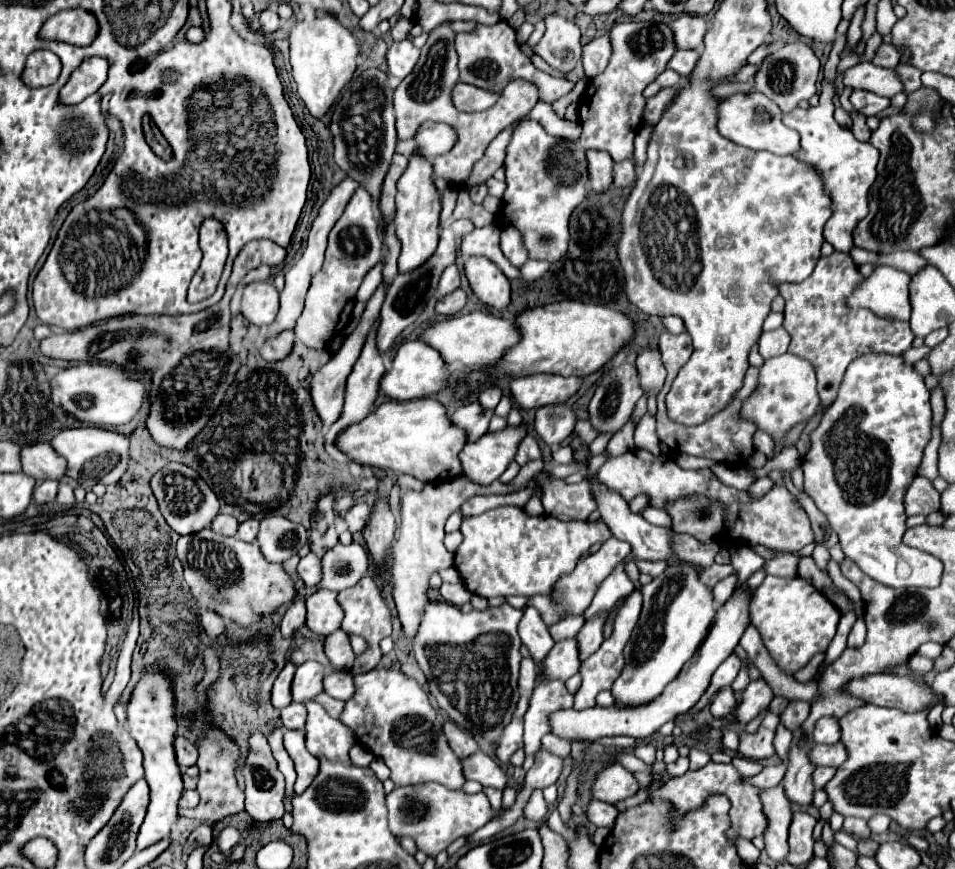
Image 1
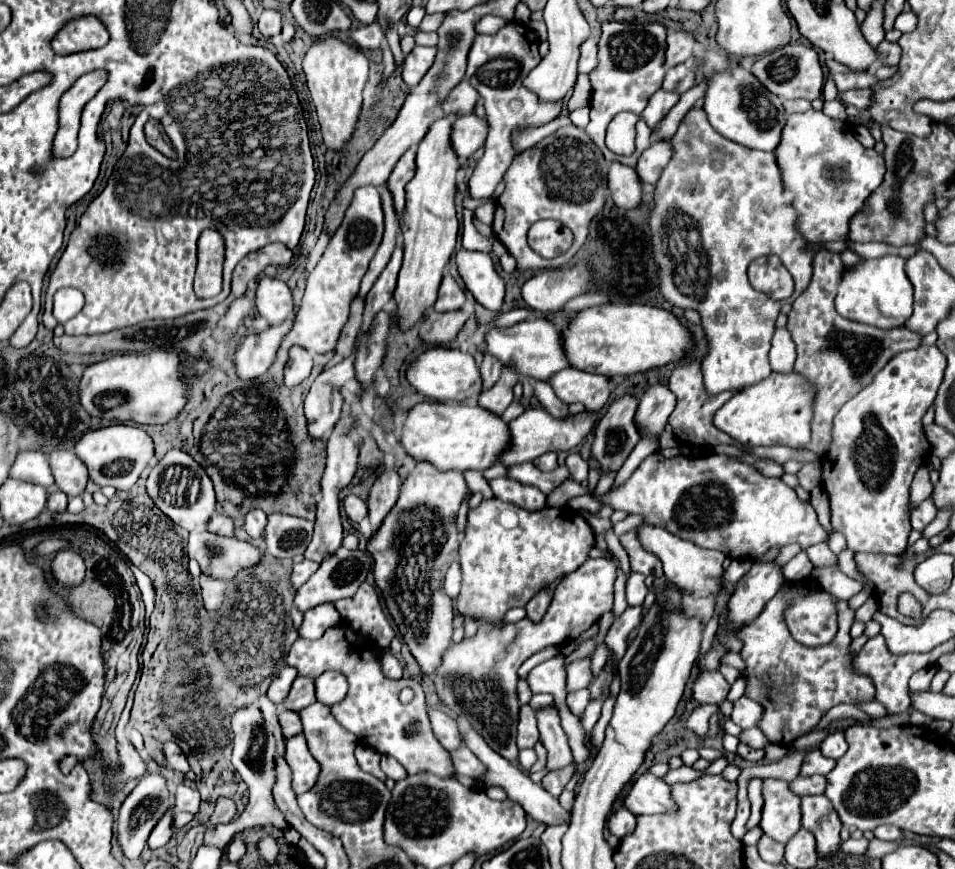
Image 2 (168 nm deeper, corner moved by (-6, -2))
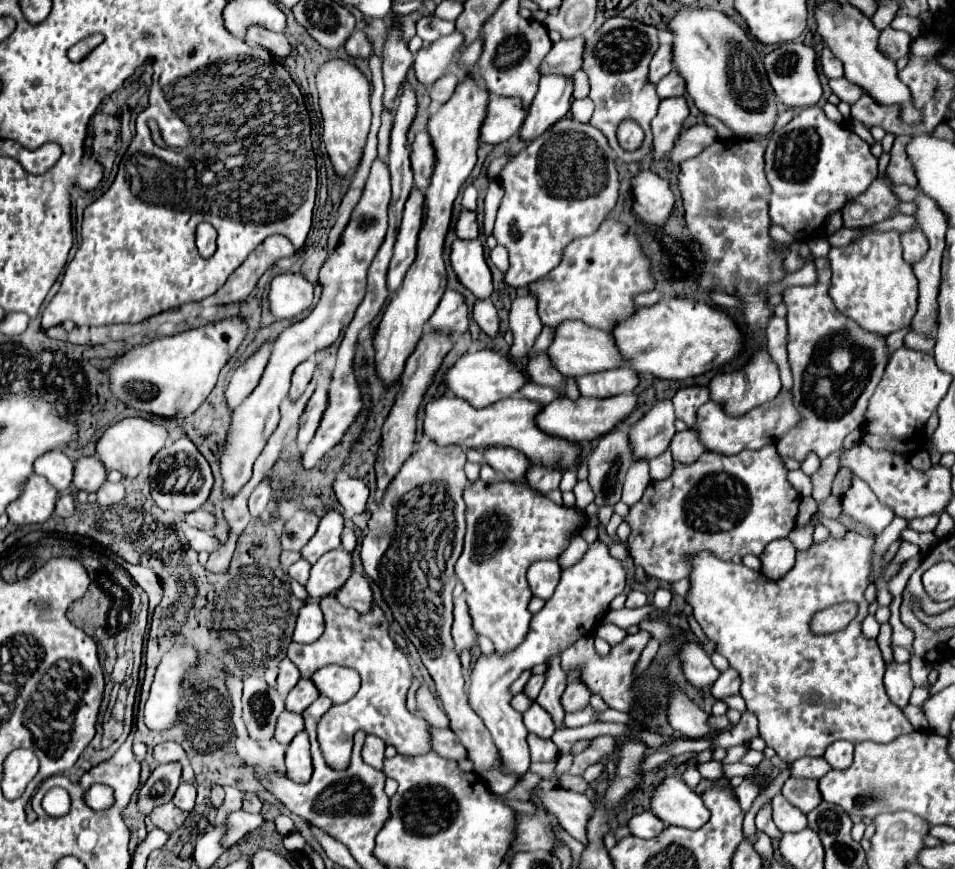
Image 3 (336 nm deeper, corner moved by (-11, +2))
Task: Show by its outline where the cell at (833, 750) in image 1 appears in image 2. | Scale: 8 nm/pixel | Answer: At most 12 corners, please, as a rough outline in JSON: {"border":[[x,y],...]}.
{"border":[[819,750],[803,758],[799,776],[829,774],[835,760]]}

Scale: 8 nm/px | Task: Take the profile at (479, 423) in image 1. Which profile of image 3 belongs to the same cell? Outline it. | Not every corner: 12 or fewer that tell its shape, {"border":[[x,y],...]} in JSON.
{"border":[[530,294],[512,302],[514,344],[508,356],[528,356],[542,322]]}

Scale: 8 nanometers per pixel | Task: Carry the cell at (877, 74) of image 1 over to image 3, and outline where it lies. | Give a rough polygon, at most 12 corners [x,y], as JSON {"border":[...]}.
{"border":[[830,48],[822,50],[820,64],[828,78],[844,78],[844,66]]}

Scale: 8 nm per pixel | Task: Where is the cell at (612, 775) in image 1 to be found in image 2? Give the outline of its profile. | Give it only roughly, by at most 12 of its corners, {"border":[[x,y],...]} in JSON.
{"border":[[651,772],[633,782],[625,808],[635,816],[677,812],[671,786]]}

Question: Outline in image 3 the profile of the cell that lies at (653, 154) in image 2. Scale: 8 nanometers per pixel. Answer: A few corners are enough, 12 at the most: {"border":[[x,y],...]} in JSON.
{"border":[[706,124],[686,128],[668,154],[680,162],[700,154],[714,140],[716,130]]}

